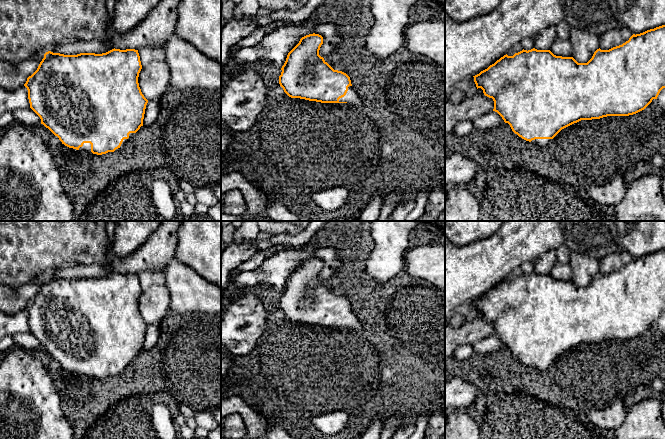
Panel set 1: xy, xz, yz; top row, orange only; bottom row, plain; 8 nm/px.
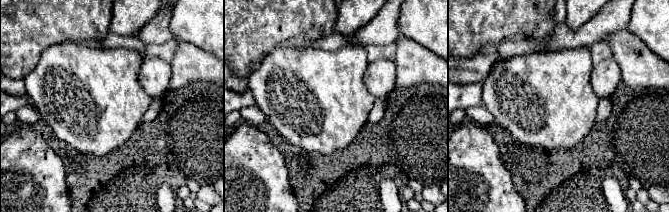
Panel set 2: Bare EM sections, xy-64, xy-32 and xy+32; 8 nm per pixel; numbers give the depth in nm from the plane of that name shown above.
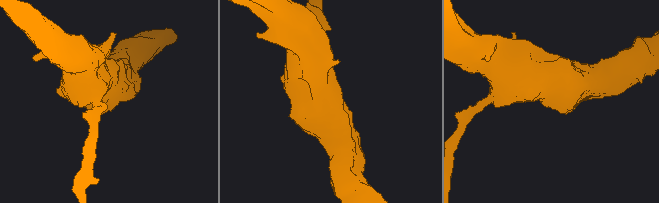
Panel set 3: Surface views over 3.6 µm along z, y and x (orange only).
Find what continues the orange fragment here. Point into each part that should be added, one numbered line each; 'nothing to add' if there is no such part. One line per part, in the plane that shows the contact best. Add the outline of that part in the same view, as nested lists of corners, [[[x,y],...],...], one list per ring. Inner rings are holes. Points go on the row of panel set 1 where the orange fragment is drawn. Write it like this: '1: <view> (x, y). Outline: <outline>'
1: xz (351, 97). Outline: [[[349,86],[346,95],[344,97],[340,98],[339,102],[347,102],[347,103],[353,104],[353,105],[361,105],[362,99],[358,95],[358,93],[353,89],[353,87]]]

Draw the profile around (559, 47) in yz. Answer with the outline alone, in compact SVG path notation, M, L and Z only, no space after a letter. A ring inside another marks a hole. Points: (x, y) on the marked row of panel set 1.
M557 38L552 43L550 51L556 56L572 57L572 47L569 40Z

